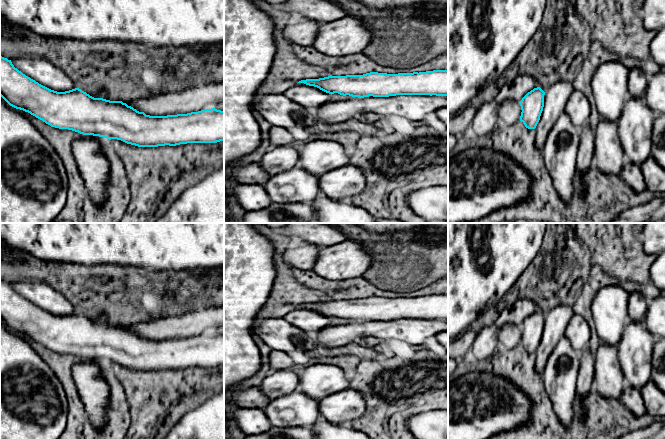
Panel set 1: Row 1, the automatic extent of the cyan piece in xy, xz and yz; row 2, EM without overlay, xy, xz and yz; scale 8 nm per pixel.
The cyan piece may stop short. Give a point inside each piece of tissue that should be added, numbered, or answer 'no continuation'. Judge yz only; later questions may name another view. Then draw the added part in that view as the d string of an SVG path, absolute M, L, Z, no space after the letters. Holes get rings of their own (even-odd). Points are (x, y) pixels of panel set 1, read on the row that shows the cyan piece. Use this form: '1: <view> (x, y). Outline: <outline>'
no continuation

